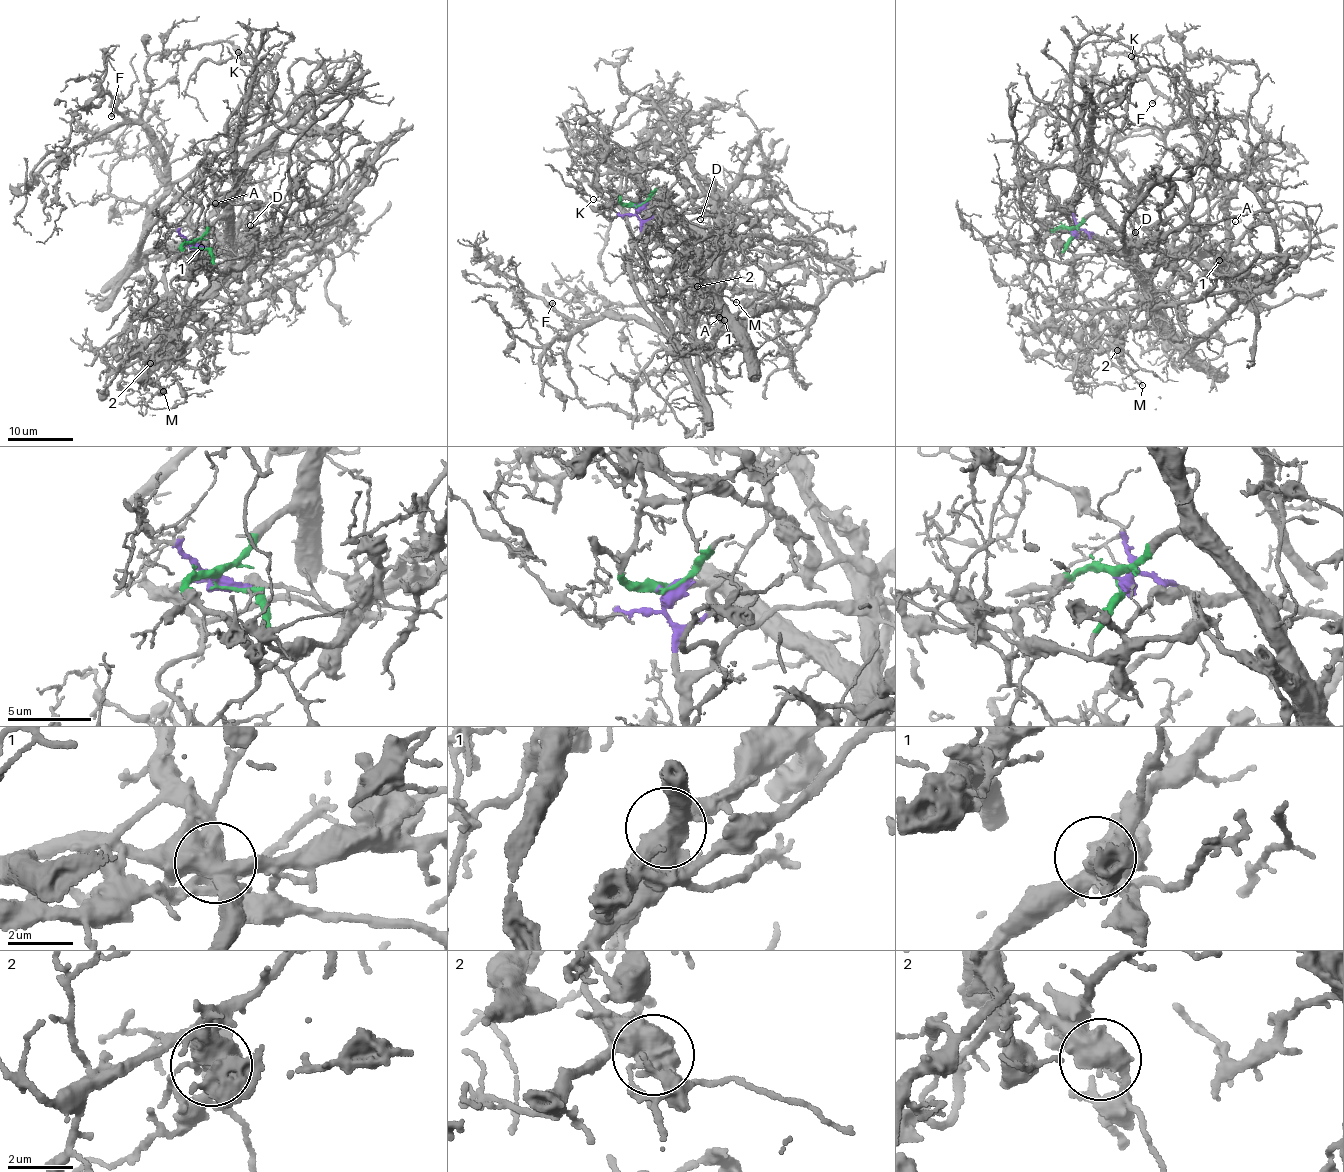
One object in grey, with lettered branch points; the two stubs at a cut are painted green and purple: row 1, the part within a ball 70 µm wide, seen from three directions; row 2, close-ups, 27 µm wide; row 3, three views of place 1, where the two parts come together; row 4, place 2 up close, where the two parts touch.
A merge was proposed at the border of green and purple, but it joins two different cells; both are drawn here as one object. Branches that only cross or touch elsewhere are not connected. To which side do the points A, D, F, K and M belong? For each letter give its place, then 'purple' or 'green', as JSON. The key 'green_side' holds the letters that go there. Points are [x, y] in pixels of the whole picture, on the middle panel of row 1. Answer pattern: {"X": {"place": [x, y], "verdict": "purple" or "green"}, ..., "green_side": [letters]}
{"A": {"place": [719, 317], "verdict": "green"}, "D": {"place": [700, 219], "verdict": "green"}, "F": {"place": [552, 303], "verdict": "purple"}, "K": {"place": [593, 199], "verdict": "green"}, "M": {"place": [736, 302], "verdict": "purple"}, "green_side": ["A", "D", "K"]}

